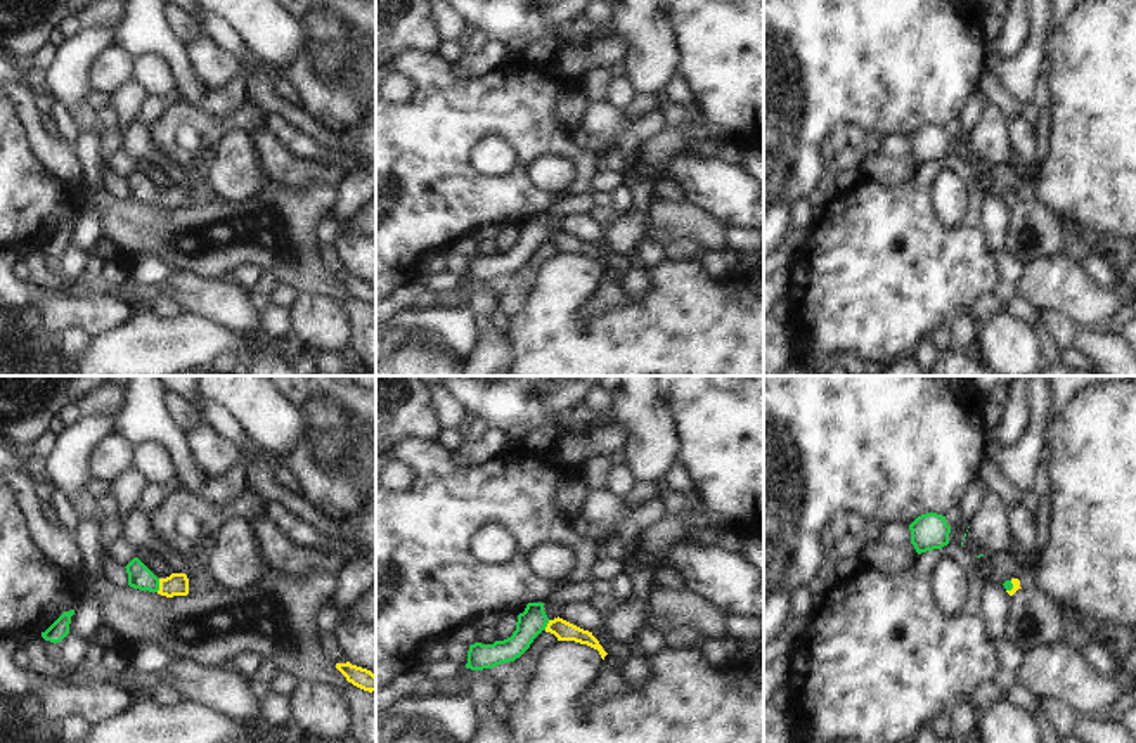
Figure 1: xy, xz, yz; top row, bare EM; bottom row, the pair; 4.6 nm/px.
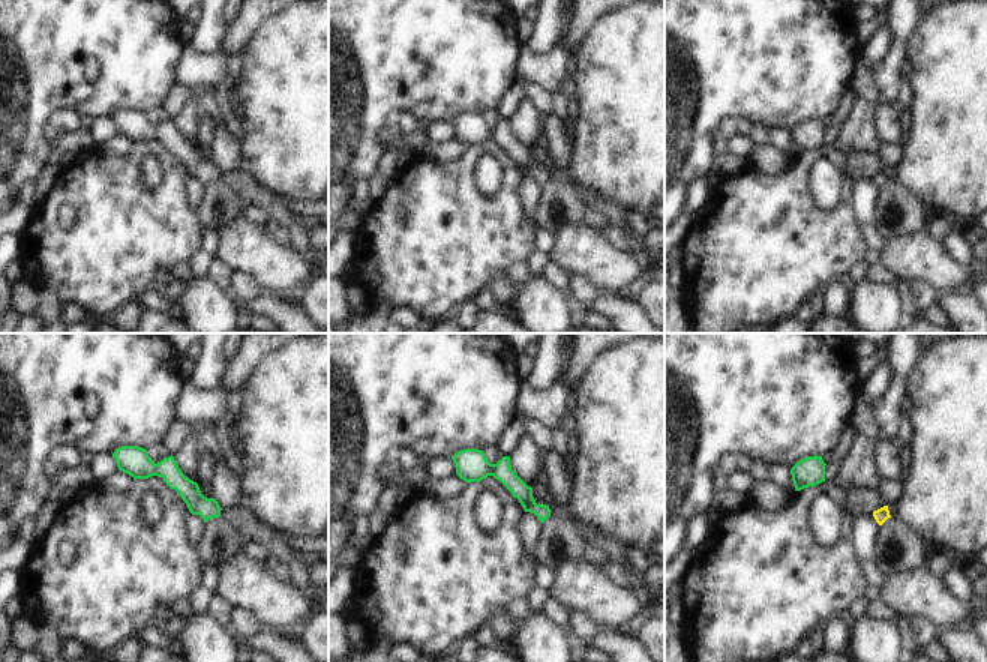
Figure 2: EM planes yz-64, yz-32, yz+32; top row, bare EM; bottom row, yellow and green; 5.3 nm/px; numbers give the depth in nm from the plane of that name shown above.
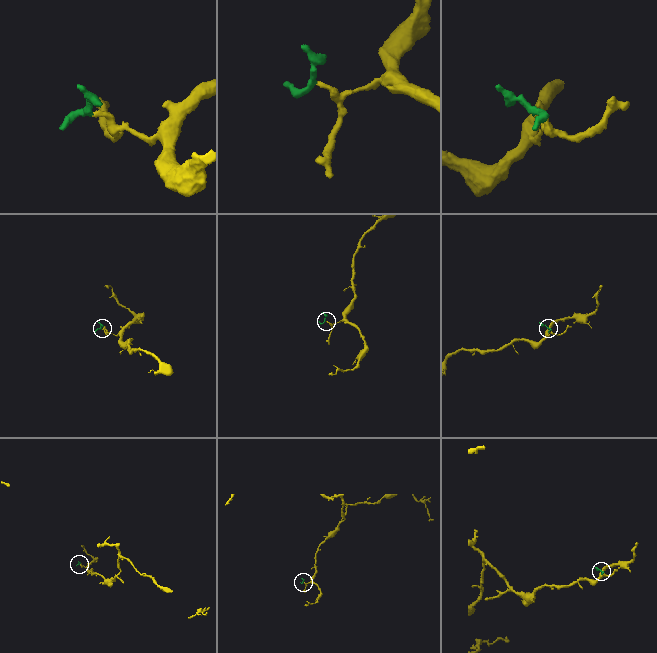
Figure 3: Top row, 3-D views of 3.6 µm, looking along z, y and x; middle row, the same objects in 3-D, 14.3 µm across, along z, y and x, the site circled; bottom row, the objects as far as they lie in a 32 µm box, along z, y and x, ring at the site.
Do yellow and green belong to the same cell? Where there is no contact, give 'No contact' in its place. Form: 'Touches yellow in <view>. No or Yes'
Touches yellow in xy. Yes.

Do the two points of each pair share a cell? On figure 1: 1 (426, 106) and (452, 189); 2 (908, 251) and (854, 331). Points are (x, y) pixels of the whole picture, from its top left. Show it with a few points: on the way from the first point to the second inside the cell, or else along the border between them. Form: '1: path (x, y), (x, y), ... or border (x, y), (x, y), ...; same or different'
1: path (430, 127), (430, 160), (438, 168); same
2: path (889, 271), (854, 305), (854, 312); same

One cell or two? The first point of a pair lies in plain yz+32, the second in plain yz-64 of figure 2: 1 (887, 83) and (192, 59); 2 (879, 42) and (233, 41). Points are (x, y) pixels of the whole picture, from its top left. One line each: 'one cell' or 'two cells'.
1: one cell
2: two cells

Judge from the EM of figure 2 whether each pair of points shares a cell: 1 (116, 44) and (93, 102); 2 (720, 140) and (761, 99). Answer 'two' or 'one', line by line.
1: one
2: two

